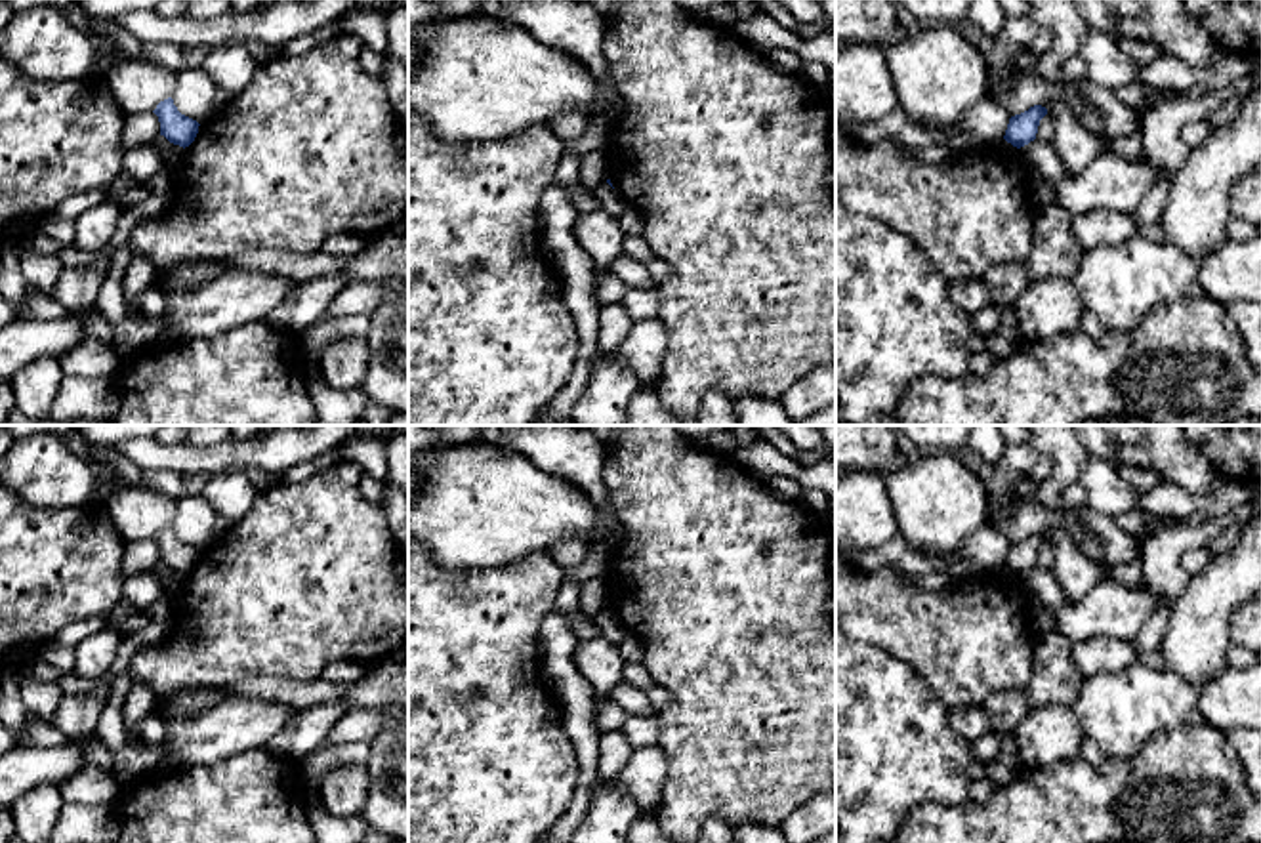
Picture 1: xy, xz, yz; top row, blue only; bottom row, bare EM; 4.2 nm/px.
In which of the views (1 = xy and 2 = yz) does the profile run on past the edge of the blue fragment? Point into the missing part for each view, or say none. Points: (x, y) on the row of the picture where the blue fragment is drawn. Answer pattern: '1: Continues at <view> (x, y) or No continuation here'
1: No continuation here
2: No continuation here

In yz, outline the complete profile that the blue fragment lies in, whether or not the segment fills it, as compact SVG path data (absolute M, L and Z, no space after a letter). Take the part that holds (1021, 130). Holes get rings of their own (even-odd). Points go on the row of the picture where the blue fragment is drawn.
M1034 105L1028 111L1009 118L1003 139L1021 149L1036 139L1040 120L1047 114L1047 109Z

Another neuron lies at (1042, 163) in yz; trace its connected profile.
M1034 139L1028 145L1021 147L1019 154L1032 179L1055 183L1070 175L1053 151L1051 143Z

